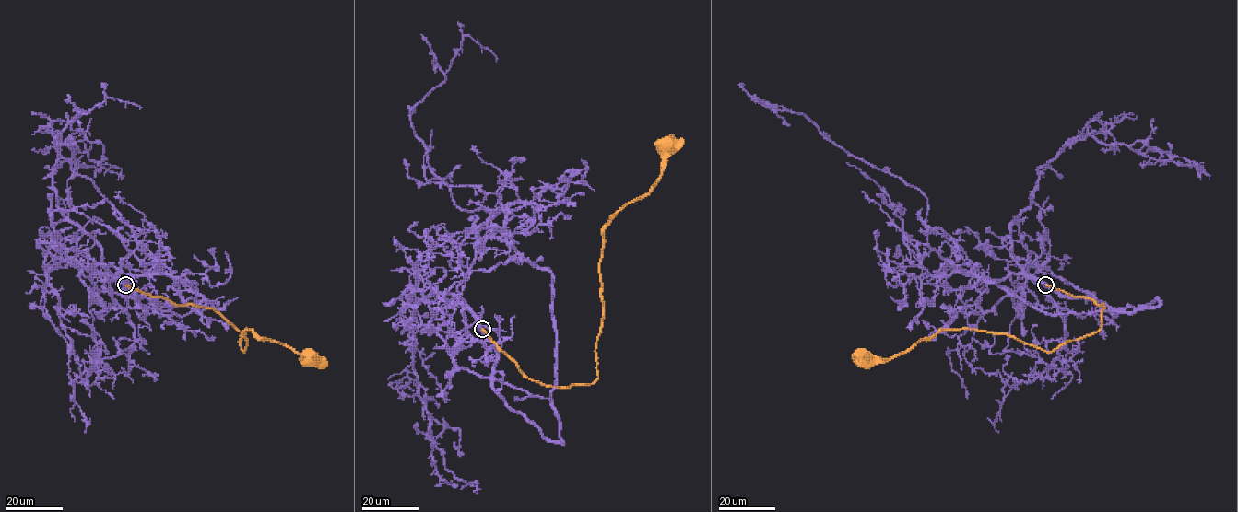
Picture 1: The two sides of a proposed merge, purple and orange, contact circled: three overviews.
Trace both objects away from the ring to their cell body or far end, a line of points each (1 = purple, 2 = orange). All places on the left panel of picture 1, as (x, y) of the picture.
1: (125, 285), (101, 278), (116, 278), (135, 249), (131, 226), (58, 154), (53, 138), (107, 97), (139, 108)
2: (125, 285), (214, 308), (241, 331), (243, 351), (243, 331), (251, 329), (310, 359)

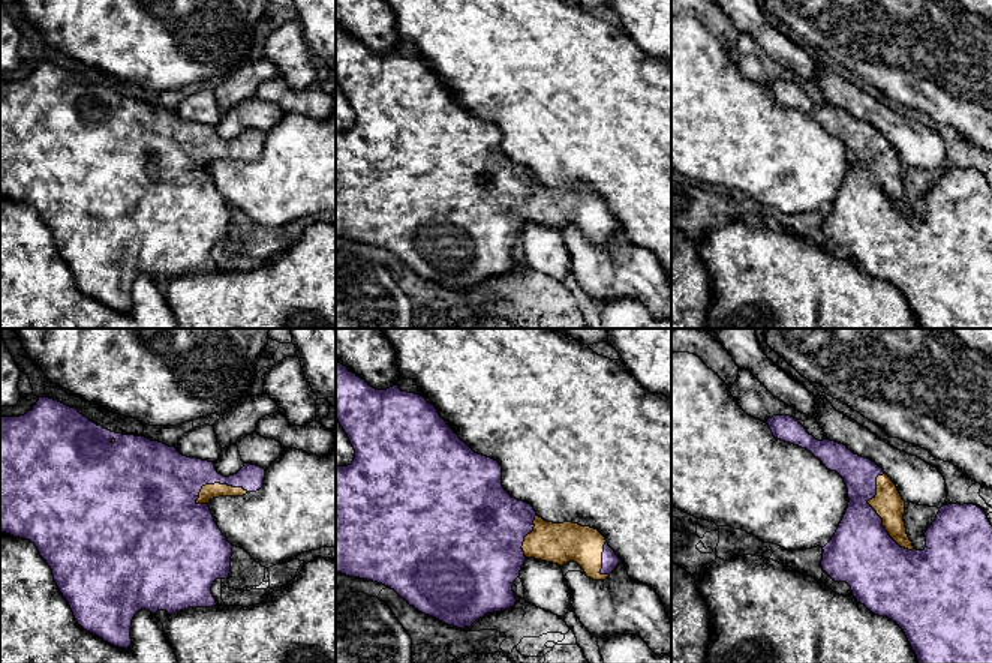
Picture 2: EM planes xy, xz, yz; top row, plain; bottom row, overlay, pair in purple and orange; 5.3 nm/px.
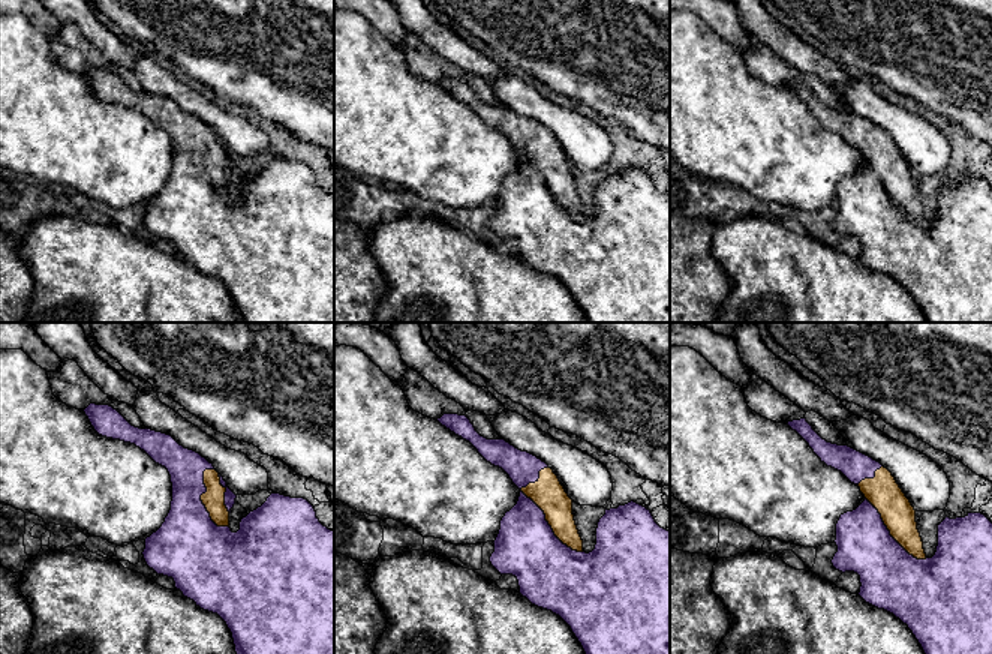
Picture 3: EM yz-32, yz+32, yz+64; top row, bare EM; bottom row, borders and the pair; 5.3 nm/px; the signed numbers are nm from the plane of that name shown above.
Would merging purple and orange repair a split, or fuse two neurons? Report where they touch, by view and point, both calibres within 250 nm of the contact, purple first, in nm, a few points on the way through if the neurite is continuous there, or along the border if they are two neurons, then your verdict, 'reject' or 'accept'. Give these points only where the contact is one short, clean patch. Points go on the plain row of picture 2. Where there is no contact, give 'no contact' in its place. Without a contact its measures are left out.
contact yz (878, 180); calibres 360 and 160 nm; accept

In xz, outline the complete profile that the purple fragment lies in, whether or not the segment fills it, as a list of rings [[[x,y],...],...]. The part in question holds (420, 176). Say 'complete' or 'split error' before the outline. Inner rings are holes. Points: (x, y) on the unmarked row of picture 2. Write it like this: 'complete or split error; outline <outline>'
split error; outline [[[336,24],[336,82],[355,114],[355,122],[351,129],[336,130],[336,237],[382,248],[394,254],[420,276],[448,290],[463,292],[471,291],[487,278],[500,276],[515,268],[517,264],[512,249],[520,240],[521,230],[527,222],[553,226],[560,231],[574,225],[584,234],[586,240],[593,244],[605,244],[617,231],[620,225],[619,220],[598,194],[572,186],[547,186],[536,178],[530,168],[512,162],[502,150],[502,130],[499,126],[475,117],[447,88],[435,69],[429,68],[423,60],[402,56],[397,48],[387,54],[376,54]]]

